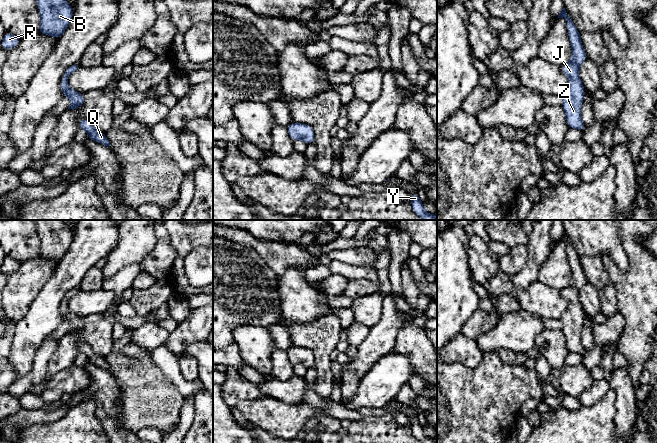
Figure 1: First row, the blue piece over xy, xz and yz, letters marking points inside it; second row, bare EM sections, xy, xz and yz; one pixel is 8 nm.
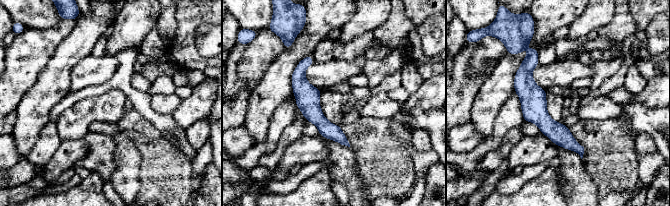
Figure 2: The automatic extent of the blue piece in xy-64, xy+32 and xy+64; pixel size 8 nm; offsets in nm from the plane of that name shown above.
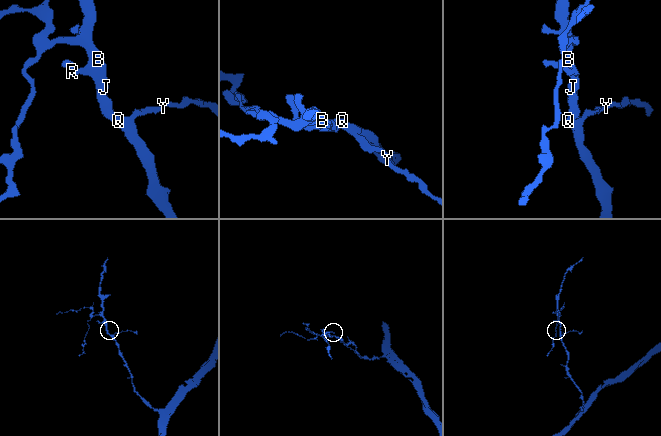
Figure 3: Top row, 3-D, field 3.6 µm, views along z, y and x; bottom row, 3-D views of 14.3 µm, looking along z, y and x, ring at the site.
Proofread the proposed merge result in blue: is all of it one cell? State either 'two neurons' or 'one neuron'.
one neuron

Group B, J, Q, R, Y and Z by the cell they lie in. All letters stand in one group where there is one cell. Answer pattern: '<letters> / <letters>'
B J Q R Y Z

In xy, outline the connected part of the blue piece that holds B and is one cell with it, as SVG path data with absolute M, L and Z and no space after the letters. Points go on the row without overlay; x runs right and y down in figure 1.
M34 220L40 236L40 258L51 259L57 264L65 256L73 241L73 231L66 227L63 220Z

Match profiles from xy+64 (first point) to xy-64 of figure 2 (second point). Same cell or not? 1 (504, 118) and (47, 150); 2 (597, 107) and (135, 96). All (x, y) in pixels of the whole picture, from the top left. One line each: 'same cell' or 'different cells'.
1: same cell
2: different cells

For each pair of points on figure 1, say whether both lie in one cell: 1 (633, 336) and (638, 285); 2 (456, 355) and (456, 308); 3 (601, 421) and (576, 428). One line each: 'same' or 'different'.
1: same
2: different
3: same

